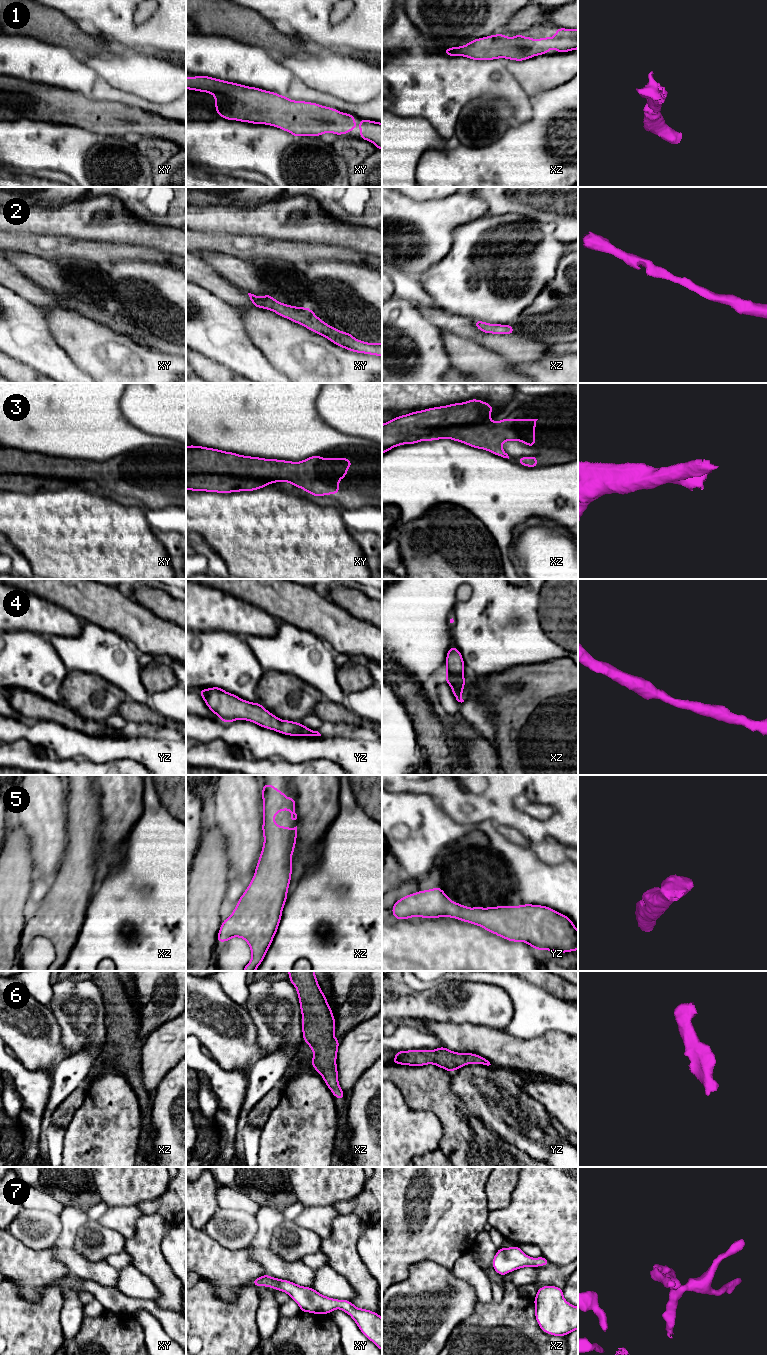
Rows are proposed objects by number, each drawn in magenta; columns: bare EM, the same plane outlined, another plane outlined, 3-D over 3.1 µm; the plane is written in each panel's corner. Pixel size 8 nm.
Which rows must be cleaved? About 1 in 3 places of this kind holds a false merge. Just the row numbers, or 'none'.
3

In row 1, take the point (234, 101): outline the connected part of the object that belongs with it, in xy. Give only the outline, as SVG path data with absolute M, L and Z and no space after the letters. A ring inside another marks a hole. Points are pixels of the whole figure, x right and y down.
M209 76L186 77L186 89L206 92L215 97L215 109L219 116L227 120L266 124L300 136L319 136L331 132L340 136L348 134L356 127L351 114L341 113L337 109L305 101L293 101L275 92L228 82Z

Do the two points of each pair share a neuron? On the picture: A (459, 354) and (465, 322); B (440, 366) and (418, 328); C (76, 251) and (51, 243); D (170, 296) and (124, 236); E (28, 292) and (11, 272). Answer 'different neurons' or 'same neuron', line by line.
A: different neurons
B: same neuron
C: same neuron
D: different neurons
E: same neuron

